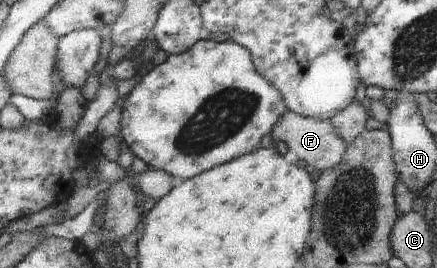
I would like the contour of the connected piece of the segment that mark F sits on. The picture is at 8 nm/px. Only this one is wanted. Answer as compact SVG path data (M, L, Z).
M290 108L285 116L272 130L275 145L283 148L292 158L300 163L310 164L319 170L326 171L345 161L346 152L349 150L348 142L338 134L338 128L332 119L318 119L306 117Z

